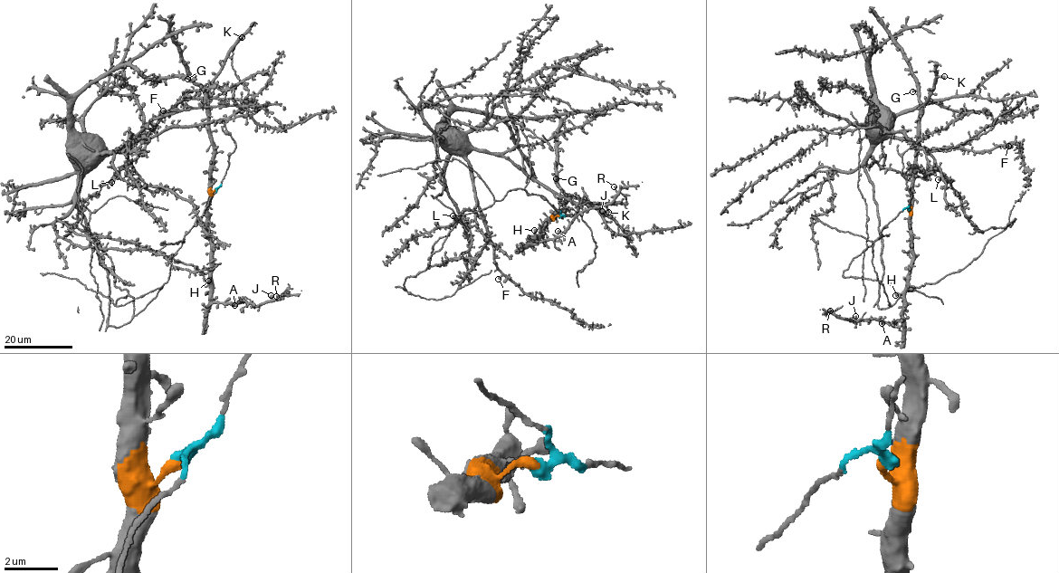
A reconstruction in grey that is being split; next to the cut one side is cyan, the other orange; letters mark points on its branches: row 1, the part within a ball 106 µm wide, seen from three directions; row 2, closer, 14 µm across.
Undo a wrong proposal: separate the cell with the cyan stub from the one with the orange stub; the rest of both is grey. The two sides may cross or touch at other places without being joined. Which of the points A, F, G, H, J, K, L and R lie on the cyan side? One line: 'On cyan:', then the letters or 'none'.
On cyan: F, L

